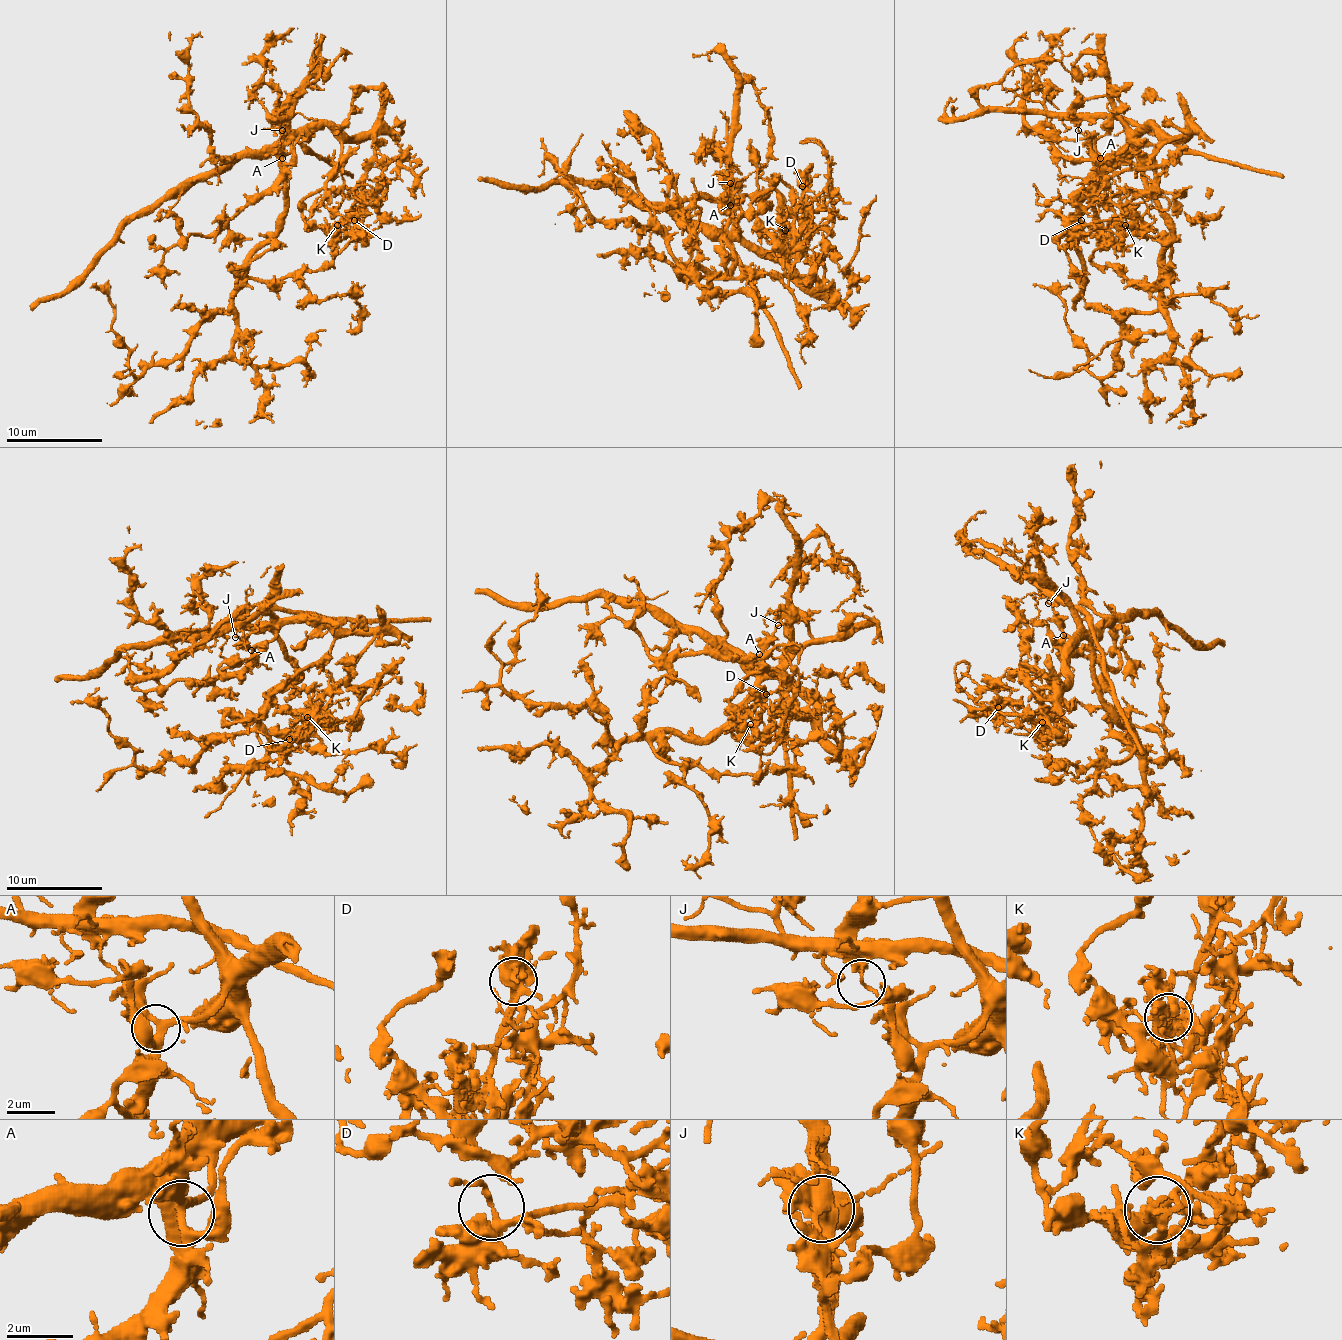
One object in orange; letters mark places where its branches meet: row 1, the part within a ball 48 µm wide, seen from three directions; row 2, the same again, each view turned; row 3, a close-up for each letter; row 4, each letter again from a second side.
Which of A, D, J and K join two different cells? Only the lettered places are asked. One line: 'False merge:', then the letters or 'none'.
False merge: J, K

